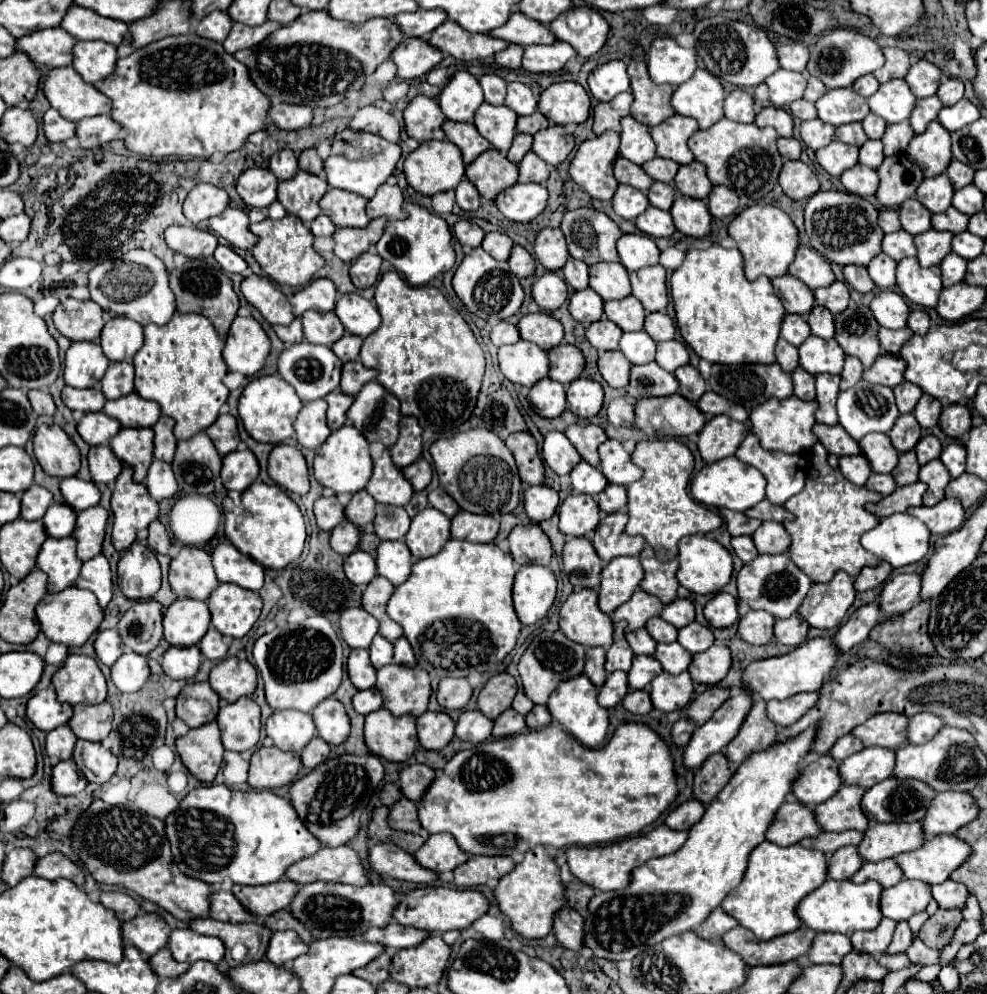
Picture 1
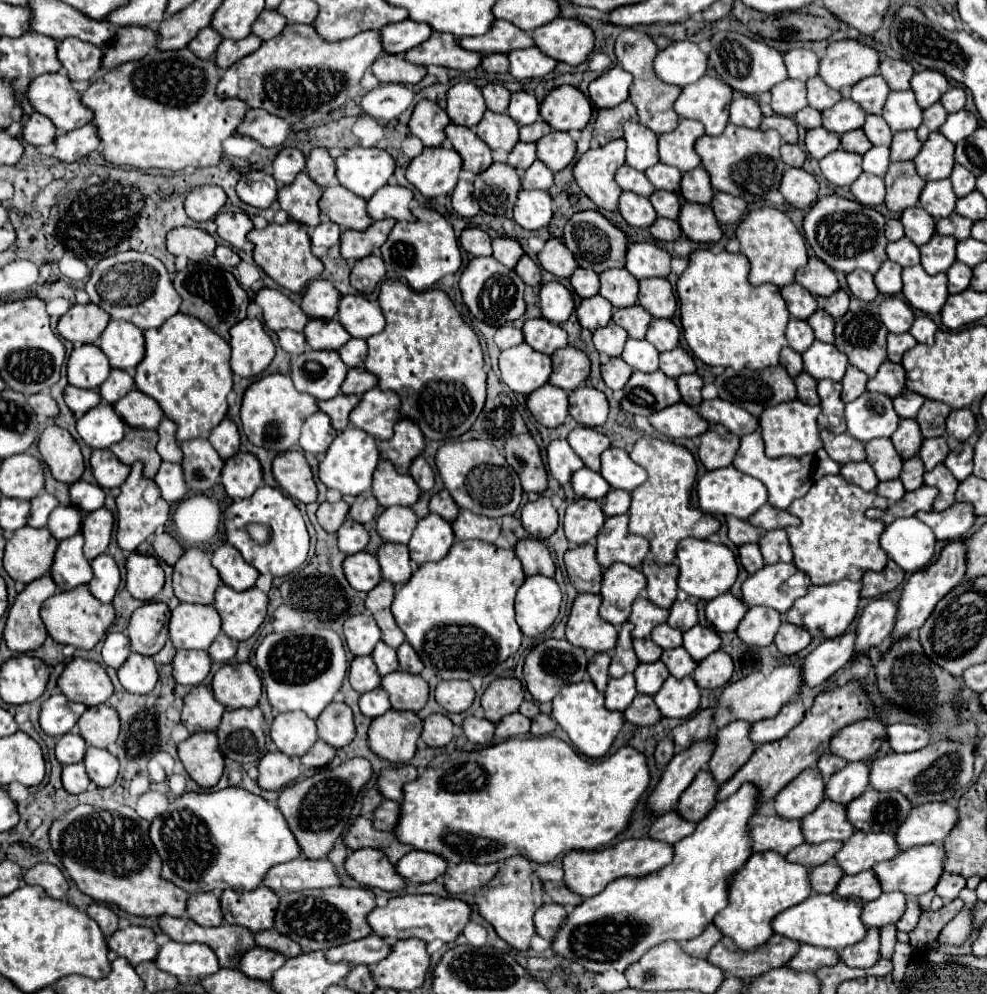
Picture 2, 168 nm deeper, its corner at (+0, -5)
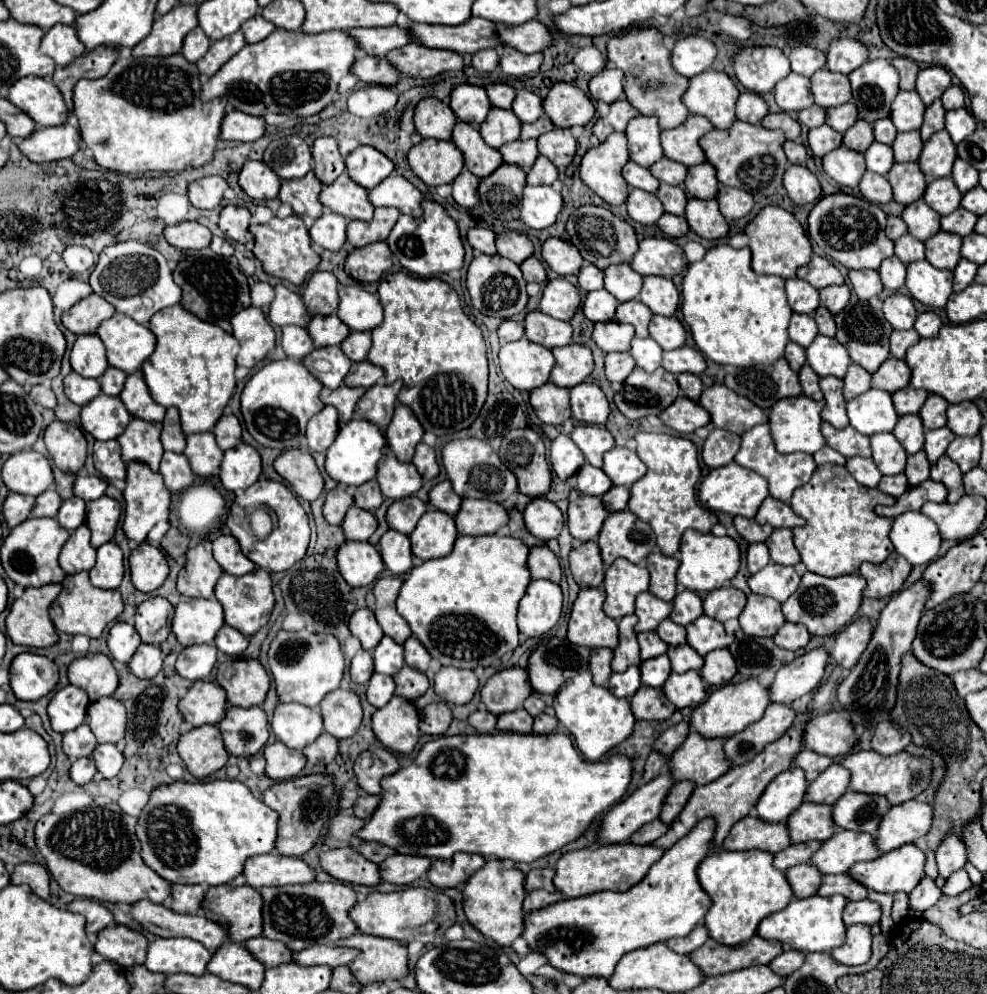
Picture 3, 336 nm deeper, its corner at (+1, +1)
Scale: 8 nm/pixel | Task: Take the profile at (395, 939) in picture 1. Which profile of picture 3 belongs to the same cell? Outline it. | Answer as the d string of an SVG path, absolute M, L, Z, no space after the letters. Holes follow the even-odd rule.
M312 945L300 953L294 955L294 963L298 965L348 965L352 963L352 957L356 957L356 949L346 947L330 947L330 945Z

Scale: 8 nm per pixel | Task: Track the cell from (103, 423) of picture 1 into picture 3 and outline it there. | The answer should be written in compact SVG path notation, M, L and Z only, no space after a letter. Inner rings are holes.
M100 393L82 407L82 427L100 441L118 439L130 423L130 413L120 397Z

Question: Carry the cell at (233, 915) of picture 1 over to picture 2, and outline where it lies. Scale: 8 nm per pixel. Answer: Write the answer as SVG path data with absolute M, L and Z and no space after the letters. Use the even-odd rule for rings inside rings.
M197 893L197 895L191 895L189 897L189 903L187 903L187 915L195 923L205 925L205 927L213 927L213 925L225 923L219 897L213 895L213 893Z

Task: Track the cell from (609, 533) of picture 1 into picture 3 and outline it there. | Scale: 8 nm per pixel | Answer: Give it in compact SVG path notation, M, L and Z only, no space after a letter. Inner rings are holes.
M624 509L608 515L598 537L598 547L606 565L612 565L618 557L628 559L630 563L644 563L656 549L656 535L648 523Z

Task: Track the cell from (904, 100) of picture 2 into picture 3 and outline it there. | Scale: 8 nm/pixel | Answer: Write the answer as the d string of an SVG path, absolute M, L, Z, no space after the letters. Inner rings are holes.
M900 91L896 95L896 101L892 103L890 119L900 133L914 131L914 129L922 127L924 111L926 111L926 105L922 103L922 99L916 91Z

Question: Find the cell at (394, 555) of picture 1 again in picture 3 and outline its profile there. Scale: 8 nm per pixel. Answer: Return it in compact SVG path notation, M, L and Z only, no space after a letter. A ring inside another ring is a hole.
M388 529L382 535L378 547L380 547L380 553L382 553L386 567L392 573L404 575L406 571L410 571L414 567L414 555L412 555L412 549L410 549L408 535L404 535L396 529Z

